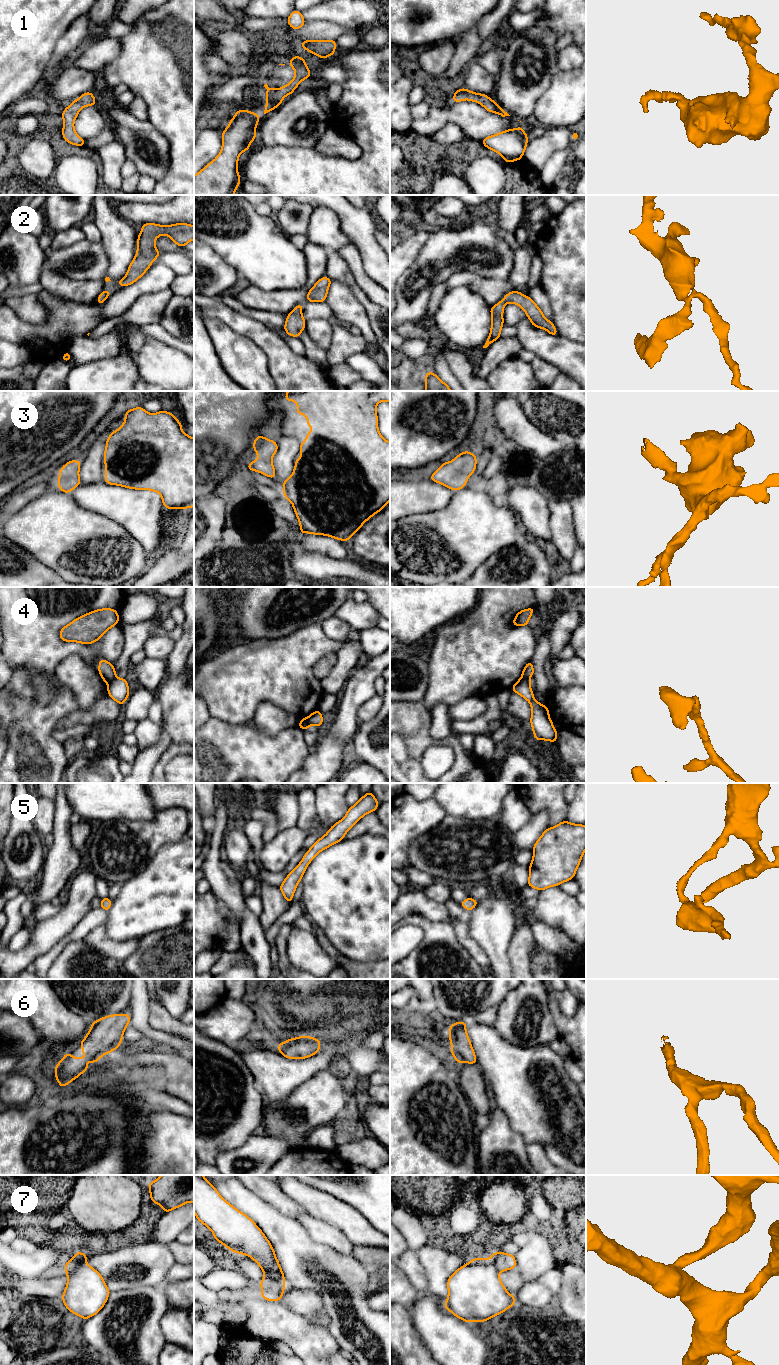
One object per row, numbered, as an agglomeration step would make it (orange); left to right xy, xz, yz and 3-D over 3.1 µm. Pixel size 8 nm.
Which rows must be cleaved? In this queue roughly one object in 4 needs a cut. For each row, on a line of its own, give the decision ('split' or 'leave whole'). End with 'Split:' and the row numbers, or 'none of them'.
1: leave whole
2: leave whole
3: leave whole
4: split
5: leave whole
6: leave whole
7: split
Split: 4, 7

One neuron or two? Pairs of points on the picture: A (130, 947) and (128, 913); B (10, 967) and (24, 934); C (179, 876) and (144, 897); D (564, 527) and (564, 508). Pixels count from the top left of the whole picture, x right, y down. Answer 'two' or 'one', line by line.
A: two
B: two
C: one
D: one

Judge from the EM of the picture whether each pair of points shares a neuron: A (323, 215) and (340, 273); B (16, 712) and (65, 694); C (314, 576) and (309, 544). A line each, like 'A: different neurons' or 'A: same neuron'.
A: different neurons
B: same neuron
C: different neurons

